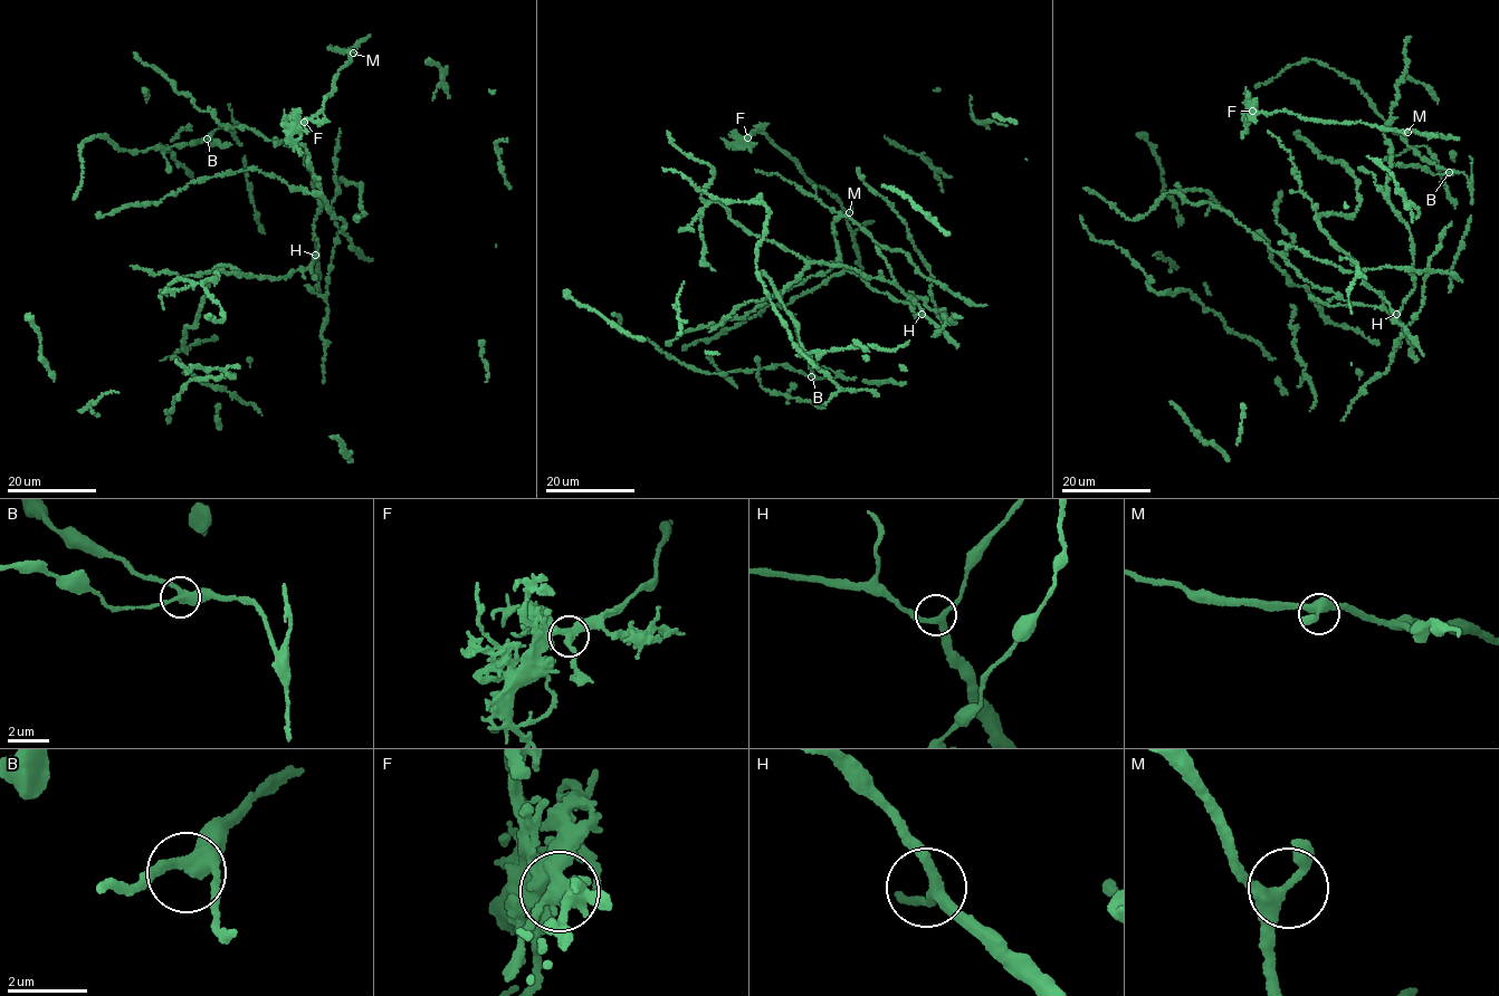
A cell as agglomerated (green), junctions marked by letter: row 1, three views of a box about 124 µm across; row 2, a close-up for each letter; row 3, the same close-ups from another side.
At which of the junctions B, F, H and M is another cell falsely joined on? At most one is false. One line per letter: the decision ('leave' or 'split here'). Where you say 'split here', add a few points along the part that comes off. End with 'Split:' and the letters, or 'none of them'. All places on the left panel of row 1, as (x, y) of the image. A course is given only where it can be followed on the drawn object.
B: leave
F: split here; foreign part runs (304, 122), (292, 140), (301, 155)
H: leave
M: leave
Split: F

